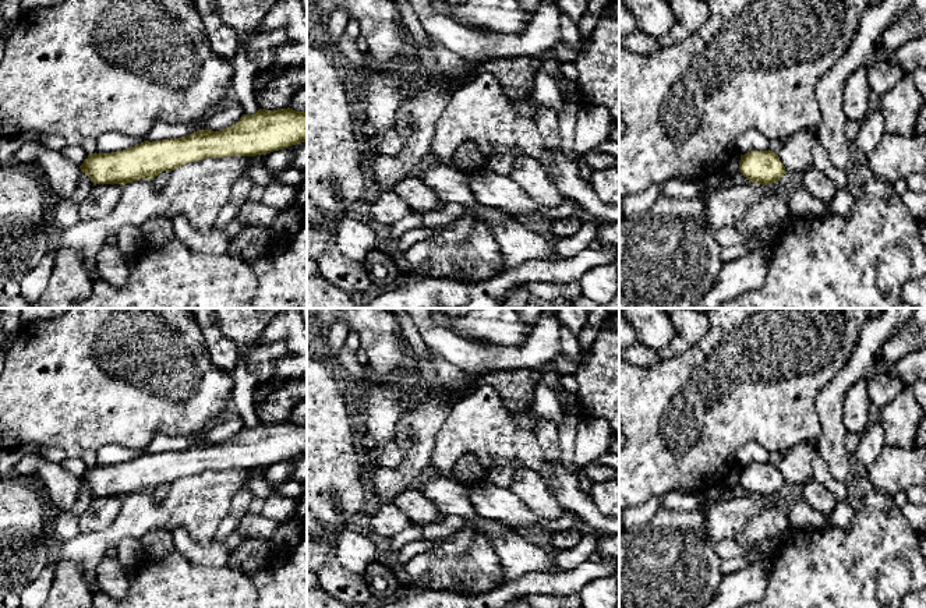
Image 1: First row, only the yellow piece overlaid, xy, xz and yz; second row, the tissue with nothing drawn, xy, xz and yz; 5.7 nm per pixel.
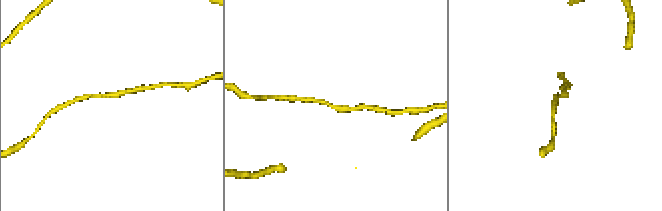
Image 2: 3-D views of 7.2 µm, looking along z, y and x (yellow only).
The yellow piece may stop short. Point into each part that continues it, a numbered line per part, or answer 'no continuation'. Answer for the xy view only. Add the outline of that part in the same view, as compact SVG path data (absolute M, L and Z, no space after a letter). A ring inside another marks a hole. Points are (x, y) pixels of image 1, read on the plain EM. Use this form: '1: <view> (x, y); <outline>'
no continuation

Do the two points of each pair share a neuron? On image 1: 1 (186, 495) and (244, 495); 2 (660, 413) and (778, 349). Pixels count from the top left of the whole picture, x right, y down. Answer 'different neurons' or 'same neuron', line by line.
1: different neurons
2: same neuron

